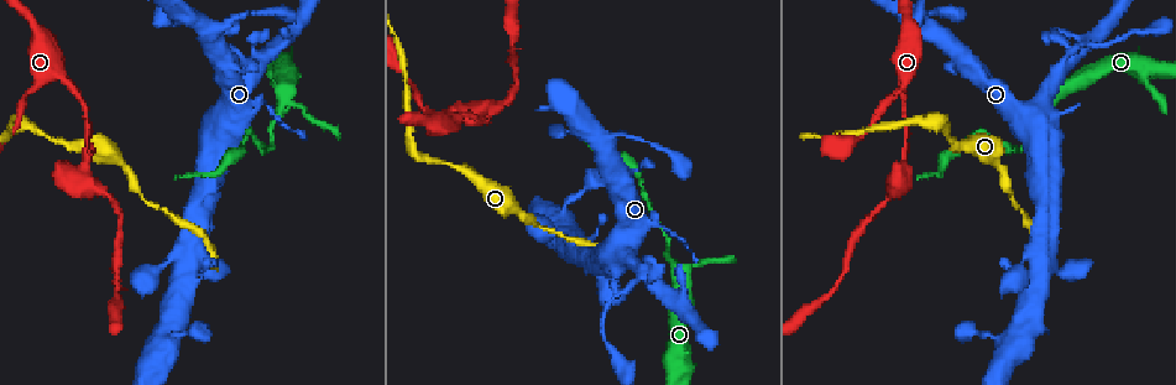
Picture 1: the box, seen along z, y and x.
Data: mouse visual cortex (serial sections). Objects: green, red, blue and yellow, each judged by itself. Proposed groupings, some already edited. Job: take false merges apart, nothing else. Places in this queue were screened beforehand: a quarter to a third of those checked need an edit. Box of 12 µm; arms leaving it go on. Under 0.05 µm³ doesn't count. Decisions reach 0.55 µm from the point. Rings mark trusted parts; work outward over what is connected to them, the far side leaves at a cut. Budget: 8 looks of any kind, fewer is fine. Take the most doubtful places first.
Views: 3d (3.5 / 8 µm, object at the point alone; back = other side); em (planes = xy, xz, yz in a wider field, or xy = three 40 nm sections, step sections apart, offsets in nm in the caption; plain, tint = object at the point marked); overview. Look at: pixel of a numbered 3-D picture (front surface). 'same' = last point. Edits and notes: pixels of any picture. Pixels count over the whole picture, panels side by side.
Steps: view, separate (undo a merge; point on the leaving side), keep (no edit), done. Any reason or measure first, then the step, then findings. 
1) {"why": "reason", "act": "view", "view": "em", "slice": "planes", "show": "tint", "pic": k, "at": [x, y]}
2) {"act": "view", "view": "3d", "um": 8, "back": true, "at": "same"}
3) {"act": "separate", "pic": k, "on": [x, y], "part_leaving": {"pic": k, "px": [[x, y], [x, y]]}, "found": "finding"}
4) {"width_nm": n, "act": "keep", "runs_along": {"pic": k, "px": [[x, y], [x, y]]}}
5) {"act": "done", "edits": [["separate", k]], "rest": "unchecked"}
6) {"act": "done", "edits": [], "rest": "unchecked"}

{"why": "thin neck", "act": "view", "view": "3d", "um": 3.5, "pic": 1, "at": [288, 104]}

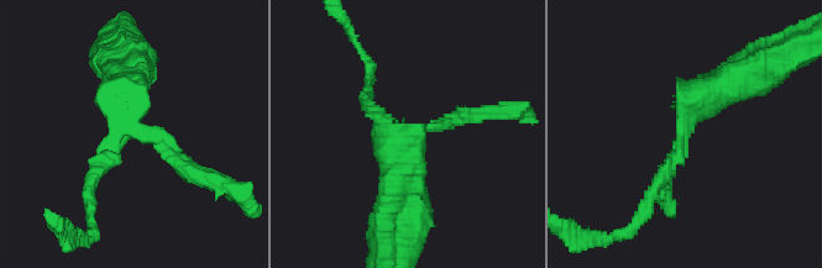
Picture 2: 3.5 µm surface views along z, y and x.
{"arms": 3, "arm_widths_nm": [150, 200, 500], "act": "view", "view": "em", "slice": "planes", "show": "tint", "pic": 2, "at": [127, 127]}

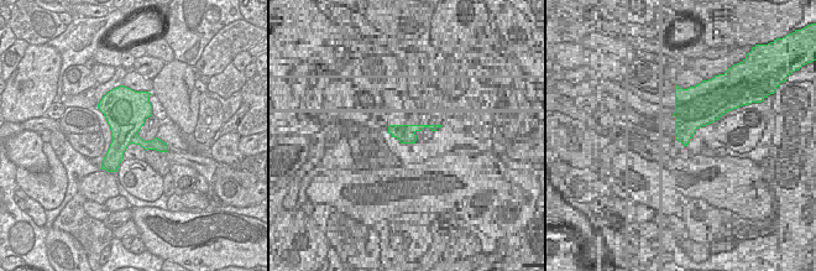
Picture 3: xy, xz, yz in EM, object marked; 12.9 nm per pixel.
{"act": "separate", "pic": 2, "on": [95, 172], "part_leaving": {"pic": 2, "px": [[115, 141], [88, 187], [92, 236]]}, "found": "a second cell is stuck on"}

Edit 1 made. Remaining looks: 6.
{"why": "see it whole again", "act": "view", "view": "overview"}

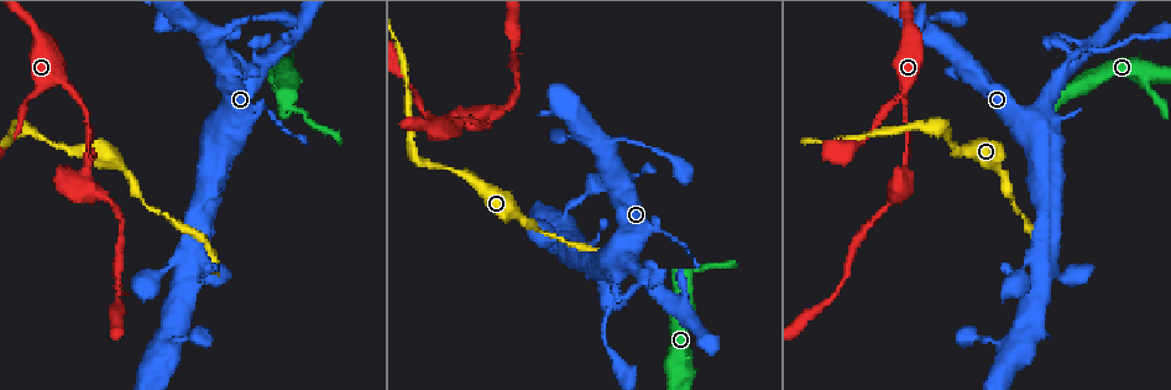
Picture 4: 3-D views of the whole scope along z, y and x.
{"act": "view", "view": "3d", "um": 3.5, "pic": 4, "at": [256, 53]}

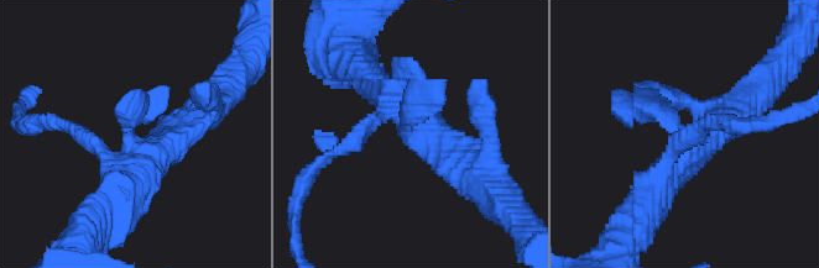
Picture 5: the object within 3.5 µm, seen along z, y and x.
{"why": "now the EM", "act": "view", "view": "em", "slice": "xy", "step": 1, "show": "tint", "pic": 5, "at": [406, 120]}

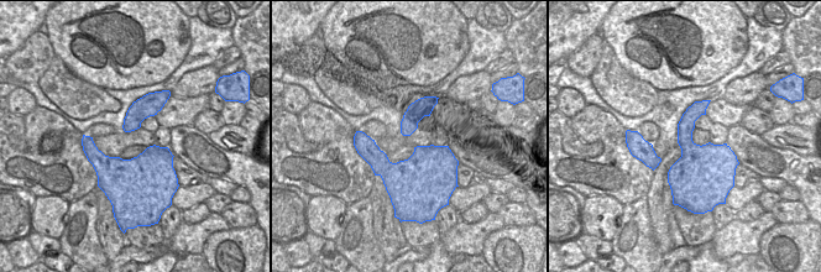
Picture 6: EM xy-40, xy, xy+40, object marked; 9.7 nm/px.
{"act": "keep", "runs_along": {"pic": 5, "px": [[651, 192], [686, 146], [655, 109], [629, 120]]}, "found": "continuous, no second cell"}

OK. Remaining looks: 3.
{"why": "sharp bend", "act": "view", "view": "3d", "um": 3.5, "back": true, "pic": 4, "at": [481, 118]}

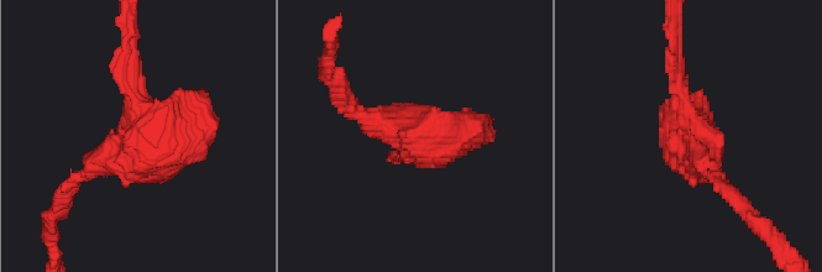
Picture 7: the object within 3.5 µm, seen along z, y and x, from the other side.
{"why": "shape alone is not enough", "act": "view", "view": "em", "slice": "xy", "step": 2, "show": "tint", "pic": 7, "at": [144, 134]}

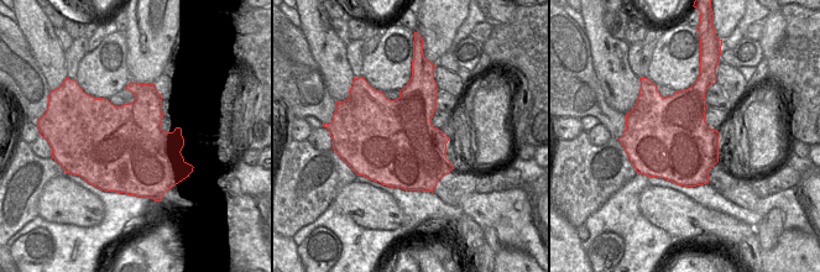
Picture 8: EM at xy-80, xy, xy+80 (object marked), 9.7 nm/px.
{"act": "keep", "runs_along": {"pic": 7, "px": [[127, 52], [142, 136], [82, 178]]}, "found": "continuous, no second cell"}

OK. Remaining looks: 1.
{"act": "done", "edits": [["separate", 2]], "rest": "unchecked"}

